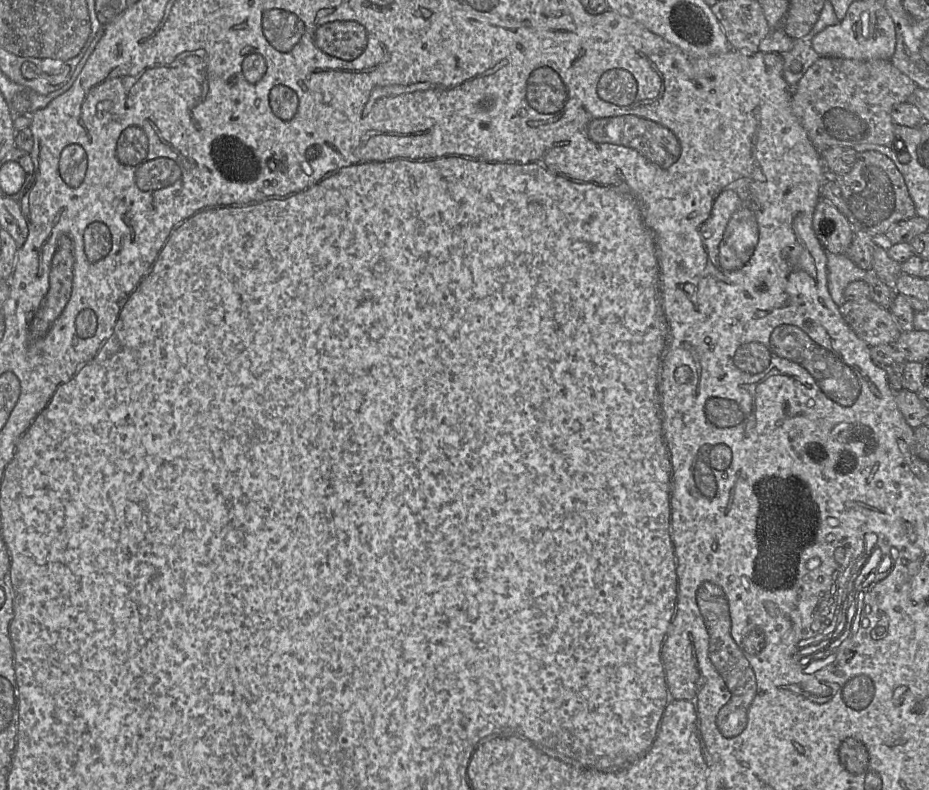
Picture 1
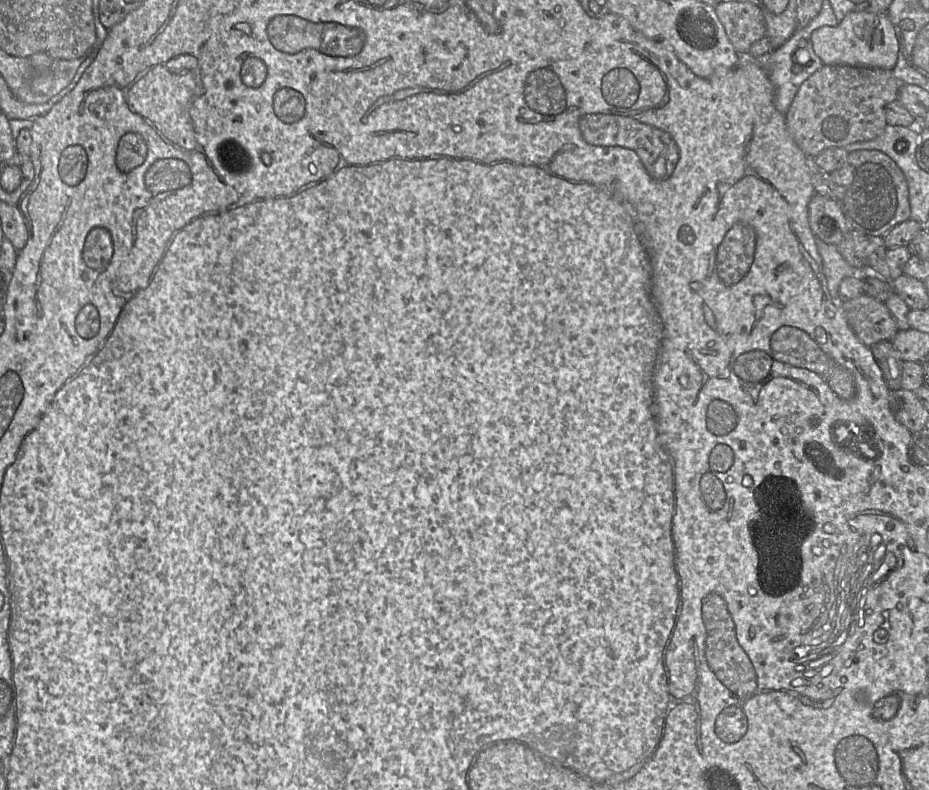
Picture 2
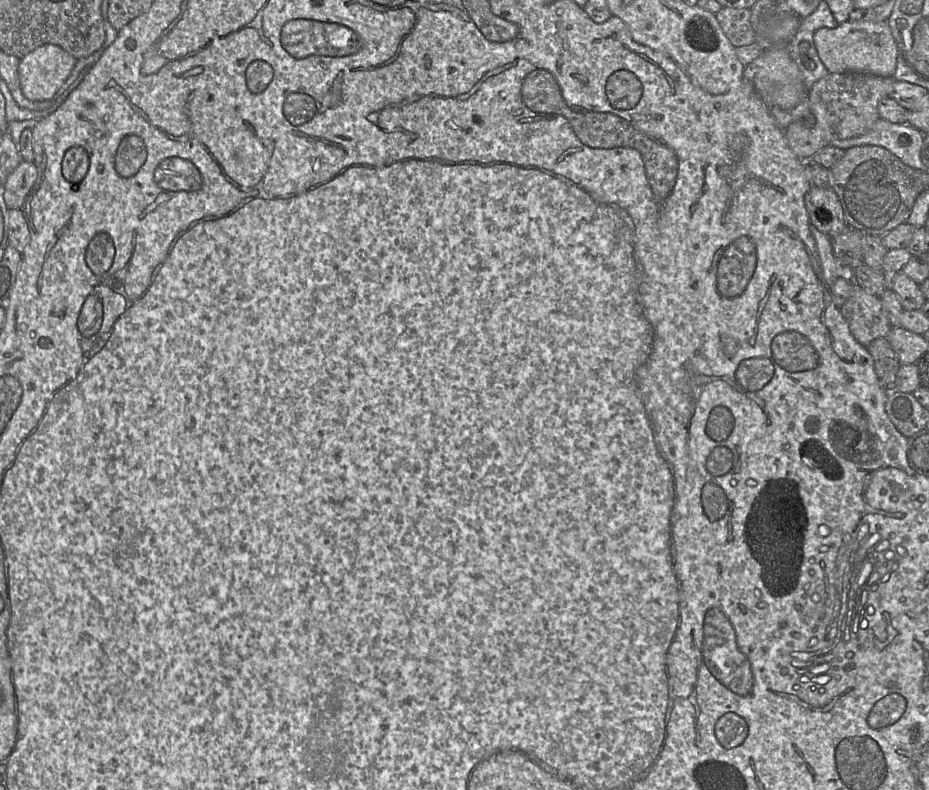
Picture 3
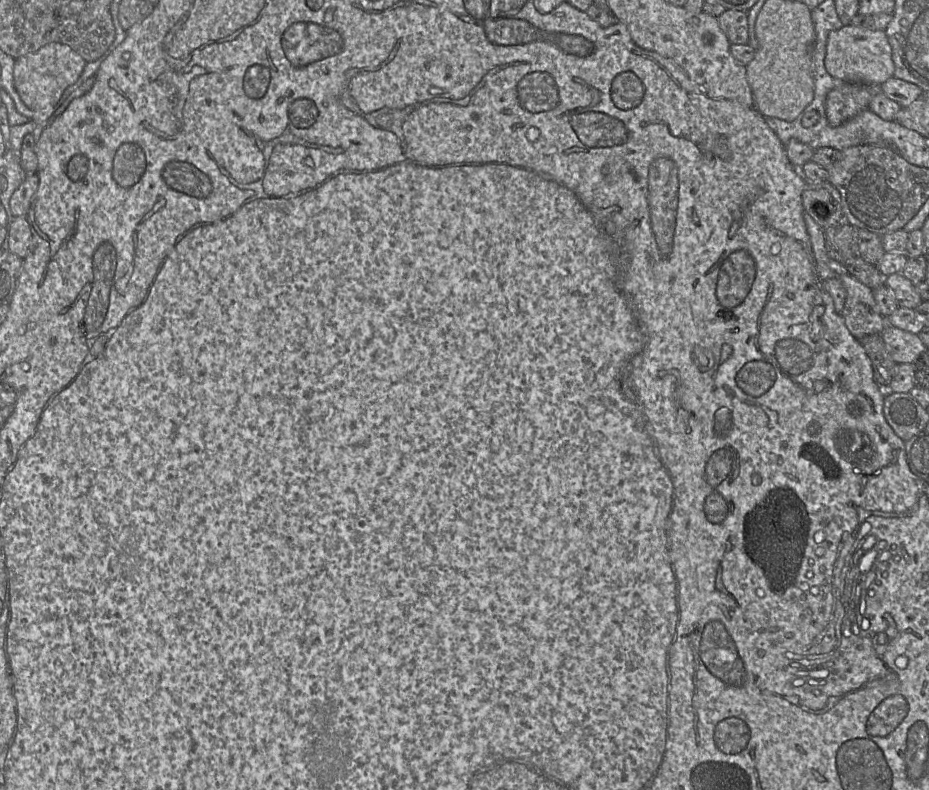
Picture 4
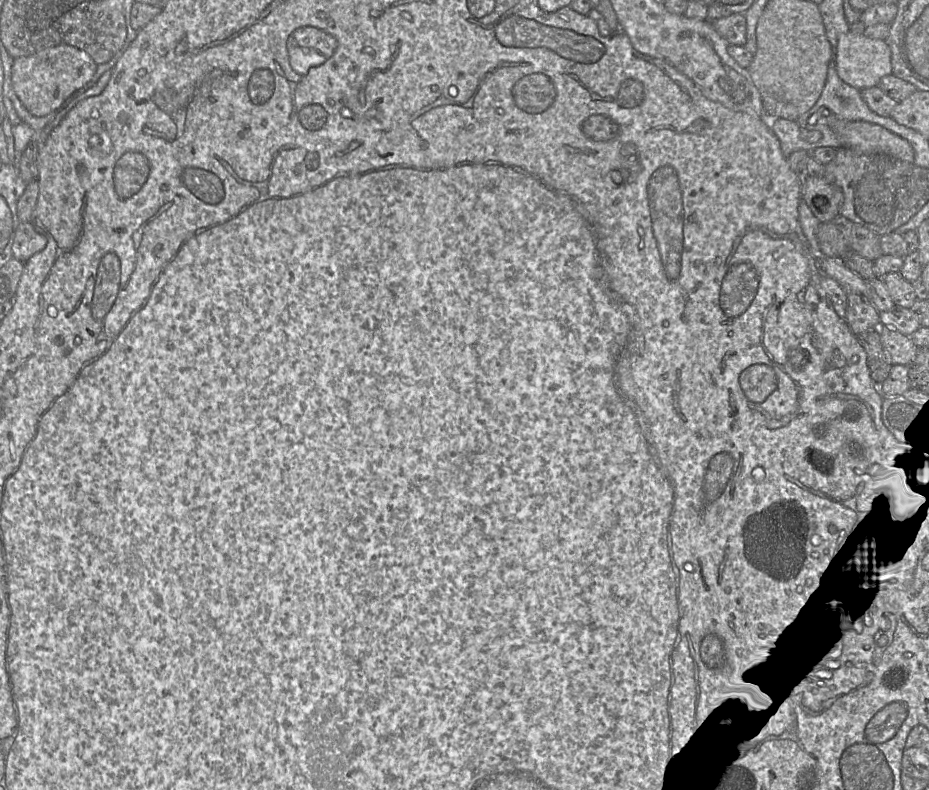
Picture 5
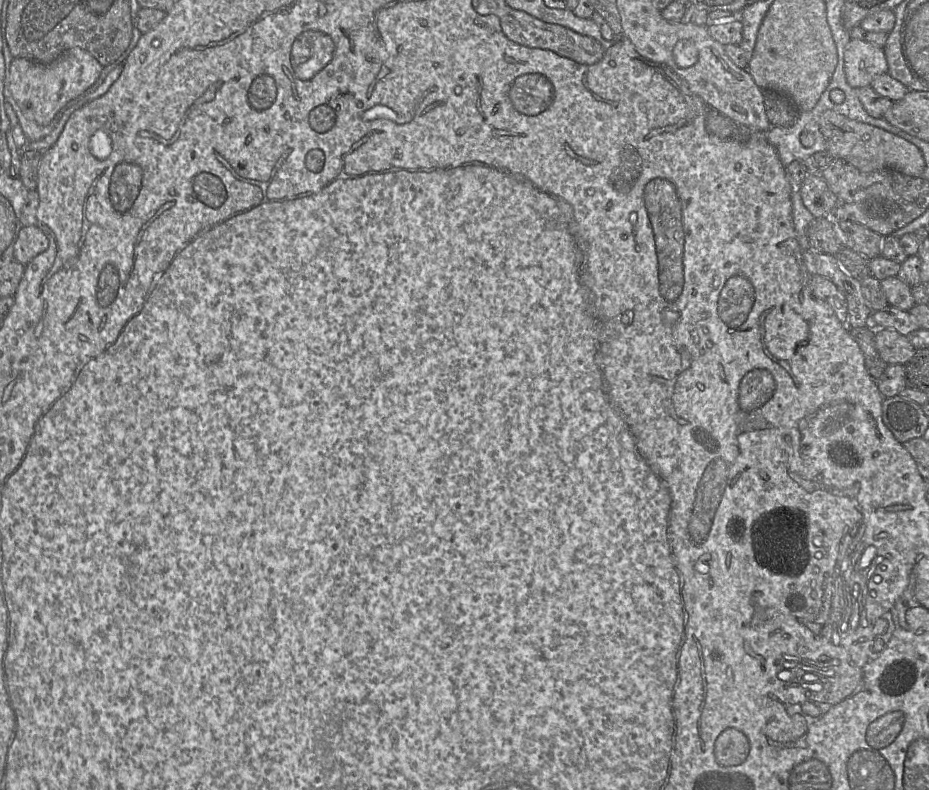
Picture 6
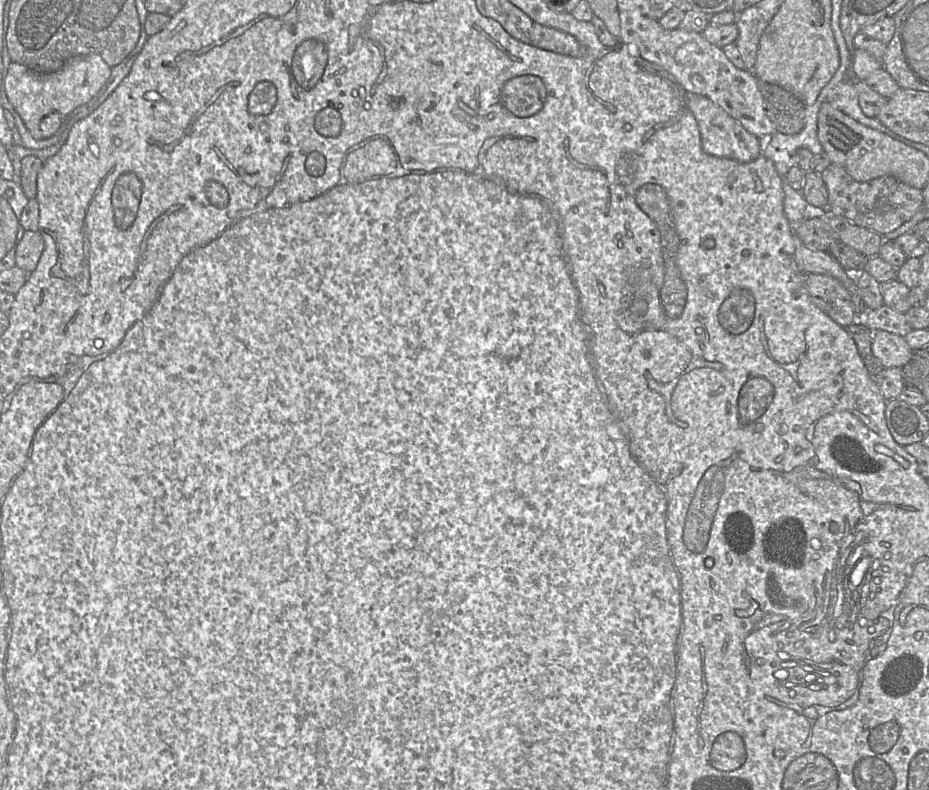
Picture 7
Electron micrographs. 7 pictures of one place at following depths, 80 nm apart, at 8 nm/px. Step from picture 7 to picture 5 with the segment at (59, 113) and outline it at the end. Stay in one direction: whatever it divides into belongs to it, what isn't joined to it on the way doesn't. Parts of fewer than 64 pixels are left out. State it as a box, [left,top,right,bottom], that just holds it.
[11,44,97,117]

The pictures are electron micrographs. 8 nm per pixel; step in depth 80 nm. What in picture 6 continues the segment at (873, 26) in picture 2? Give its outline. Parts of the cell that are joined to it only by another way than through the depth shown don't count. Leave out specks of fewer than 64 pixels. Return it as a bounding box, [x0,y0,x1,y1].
[844,38,888,87]

